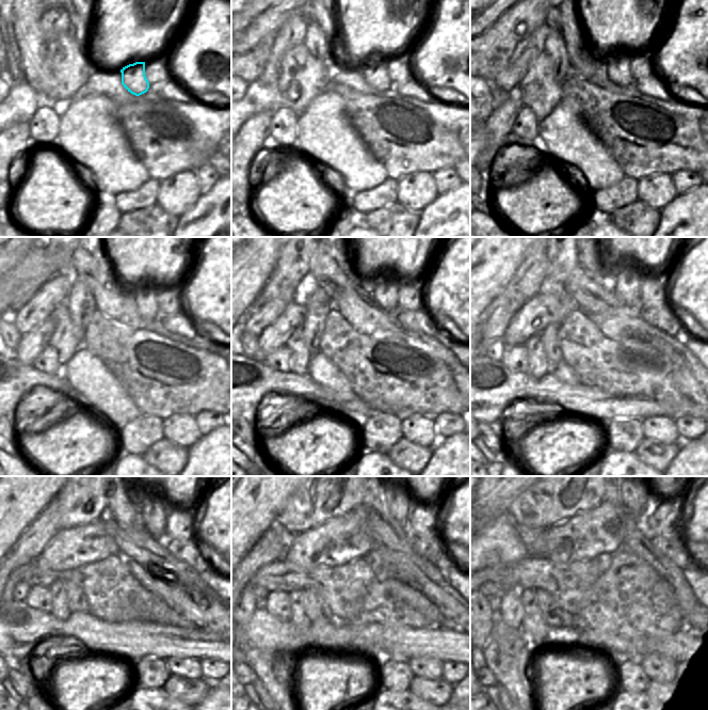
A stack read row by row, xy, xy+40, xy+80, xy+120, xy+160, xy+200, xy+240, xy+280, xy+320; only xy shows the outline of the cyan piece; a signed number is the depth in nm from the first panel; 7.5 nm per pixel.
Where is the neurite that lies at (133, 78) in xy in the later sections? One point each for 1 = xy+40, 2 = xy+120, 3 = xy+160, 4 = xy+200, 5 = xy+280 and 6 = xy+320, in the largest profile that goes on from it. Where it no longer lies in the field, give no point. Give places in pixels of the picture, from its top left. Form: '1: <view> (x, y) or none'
1: xy+40 (376, 76)
2: xy+120 (145, 294)
3: xy+160 (385, 294)
4: xy+200 (630, 273)
5: xy+280 (388, 498)
6: xy+320 (633, 498)

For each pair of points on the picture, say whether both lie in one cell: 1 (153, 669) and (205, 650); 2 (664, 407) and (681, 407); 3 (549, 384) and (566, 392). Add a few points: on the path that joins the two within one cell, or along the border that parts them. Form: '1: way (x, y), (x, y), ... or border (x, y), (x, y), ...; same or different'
1: border (140, 659), (161, 658), (164, 661); different
2: way (669, 407), (677, 407); same
3: way (553, 389), (557, 392), (562, 392); same

